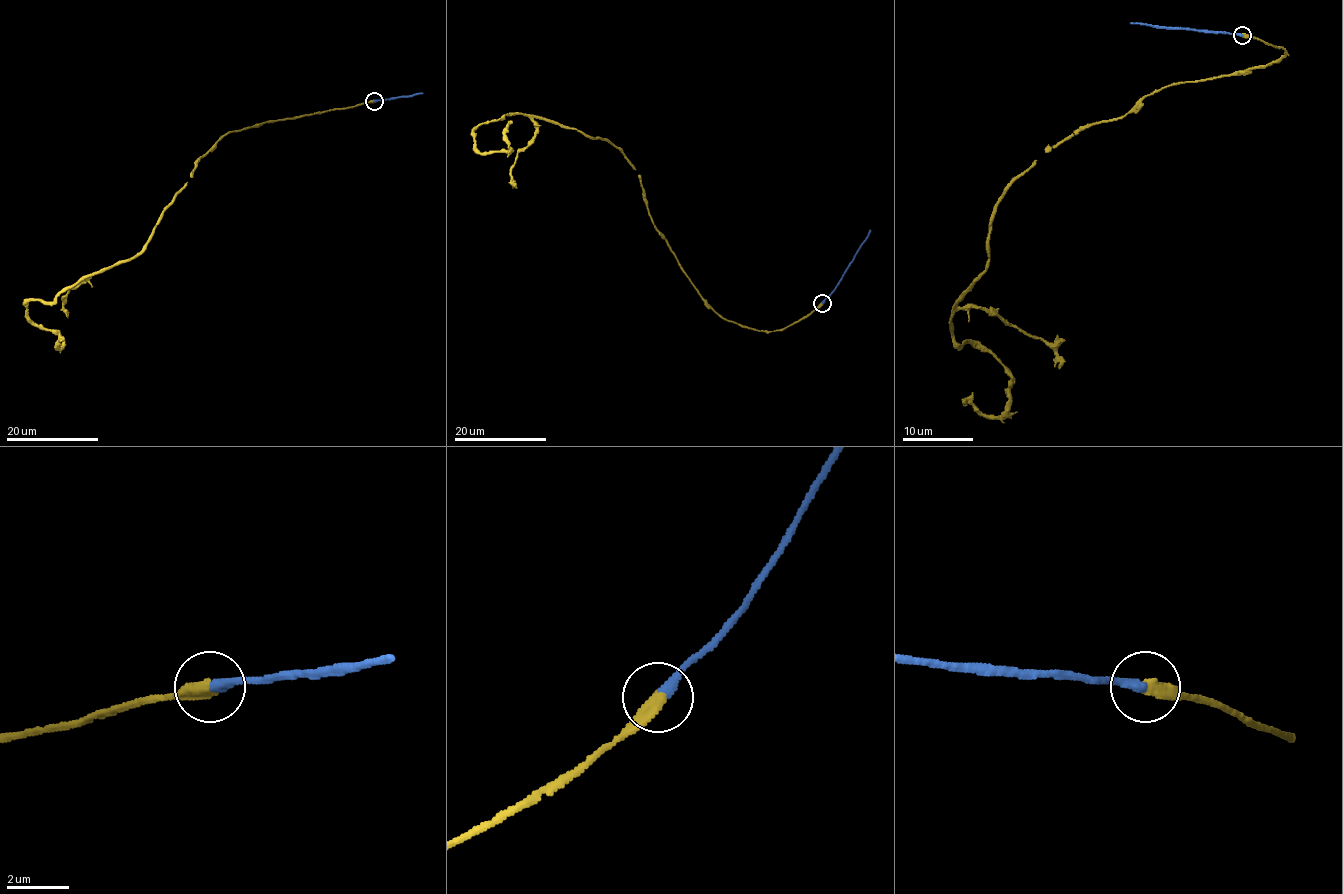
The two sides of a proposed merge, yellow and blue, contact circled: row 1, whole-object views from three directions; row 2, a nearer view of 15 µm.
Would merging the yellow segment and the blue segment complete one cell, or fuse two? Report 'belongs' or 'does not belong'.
belongs

